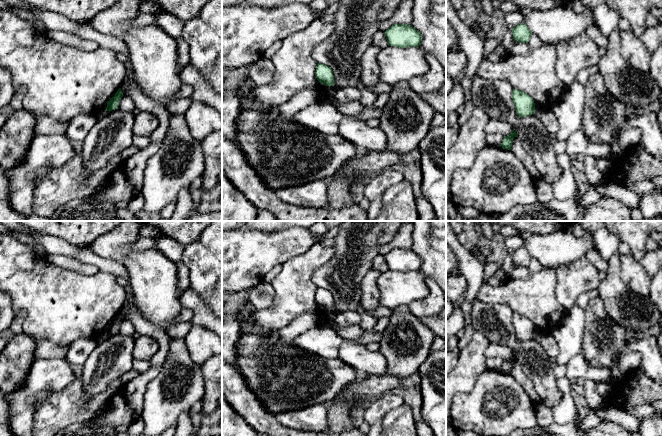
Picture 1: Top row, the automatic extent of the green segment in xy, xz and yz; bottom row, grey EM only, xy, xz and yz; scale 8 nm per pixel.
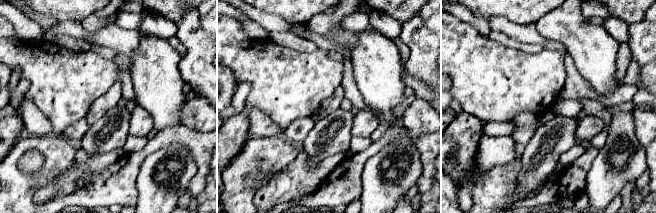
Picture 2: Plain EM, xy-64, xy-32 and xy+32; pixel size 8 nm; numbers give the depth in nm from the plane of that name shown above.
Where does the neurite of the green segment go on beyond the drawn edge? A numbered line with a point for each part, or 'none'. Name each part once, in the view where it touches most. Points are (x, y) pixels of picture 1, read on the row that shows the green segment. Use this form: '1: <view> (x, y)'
none

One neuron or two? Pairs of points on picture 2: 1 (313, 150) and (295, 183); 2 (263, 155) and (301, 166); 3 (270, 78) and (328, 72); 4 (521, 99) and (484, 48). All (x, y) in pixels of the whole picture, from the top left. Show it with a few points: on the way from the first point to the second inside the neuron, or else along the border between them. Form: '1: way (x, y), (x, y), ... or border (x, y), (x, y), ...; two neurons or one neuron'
1: border (302, 150), (310, 167), (315, 167), (331, 154); two neurons
2: border (298, 153), (288, 165), (270, 176); two neurons
3: way (284, 78), (310, 78), (314, 76); one neuron
4: way (508, 86), (484, 61); one neuron

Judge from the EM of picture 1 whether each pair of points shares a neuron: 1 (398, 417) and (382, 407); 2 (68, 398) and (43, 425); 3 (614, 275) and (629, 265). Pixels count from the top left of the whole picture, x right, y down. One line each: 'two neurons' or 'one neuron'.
1: two neurons
2: one neuron
3: two neurons

